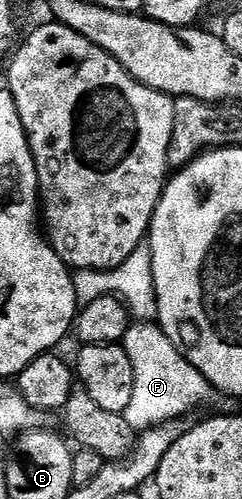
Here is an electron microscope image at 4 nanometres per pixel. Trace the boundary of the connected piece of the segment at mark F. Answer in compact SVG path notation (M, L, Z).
M132 324L127 334L123 336L121 344L123 350L129 355L129 363L133 363L133 400L122 414L132 431L152 429L154 425L160 425L166 421L186 418L188 416L186 413L193 412L198 405L209 404L214 397L217 397L215 386L207 382L205 375L201 375L201 371L197 371L193 363L189 363L189 359L184 357L182 351L167 338L158 324Z

